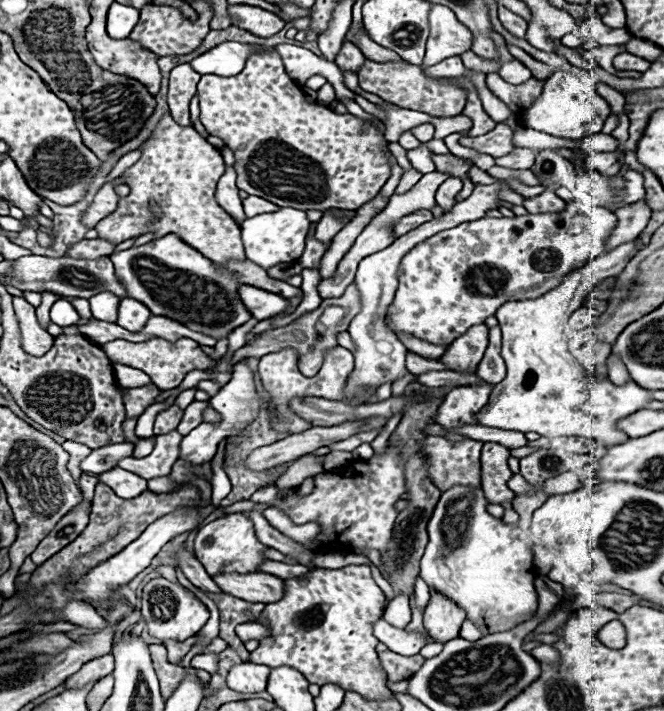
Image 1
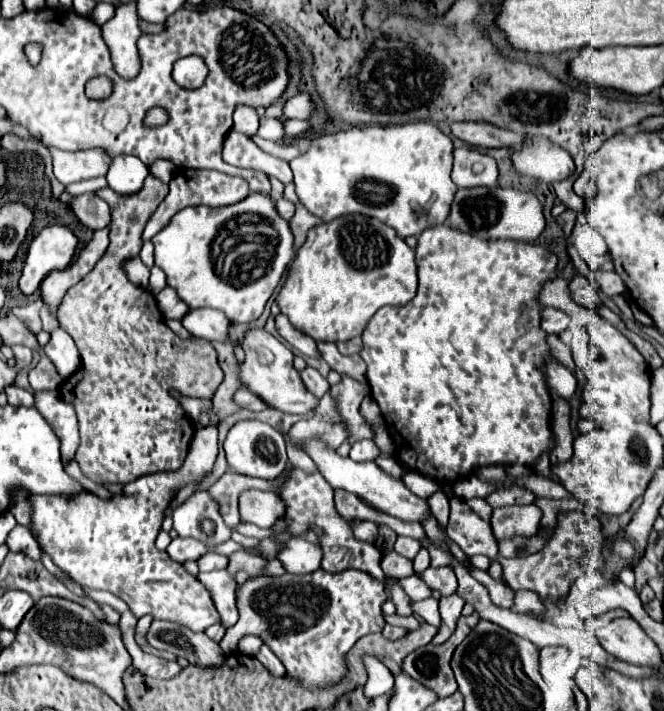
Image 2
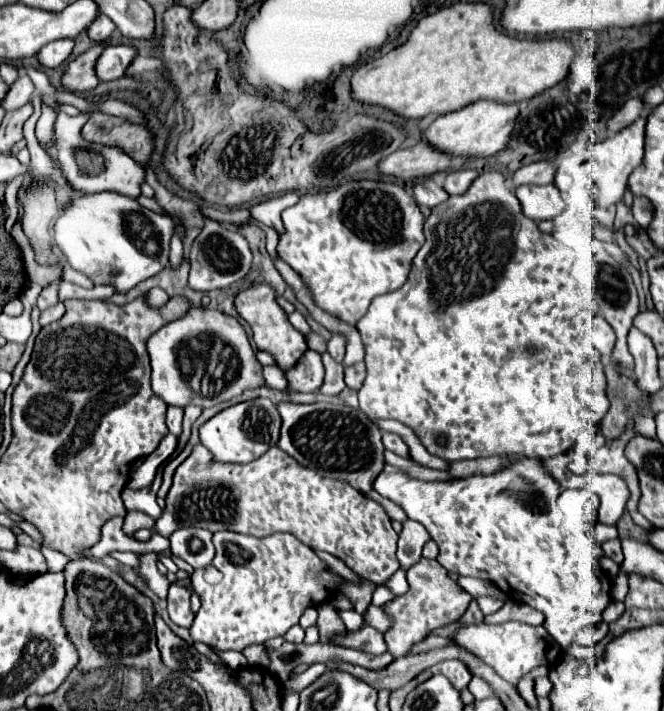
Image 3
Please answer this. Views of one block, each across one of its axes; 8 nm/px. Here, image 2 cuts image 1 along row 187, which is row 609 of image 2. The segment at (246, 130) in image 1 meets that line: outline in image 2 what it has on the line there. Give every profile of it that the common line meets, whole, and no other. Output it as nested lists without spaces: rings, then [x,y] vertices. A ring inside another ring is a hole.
[[[316,570],[310,574],[284,572],[282,576],[266,576],[266,574],[250,576],[238,588],[238,594],[236,594],[236,606],[240,612],[240,620],[232,628],[226,630],[226,636],[222,638],[220,646],[226,654],[236,652],[236,644],[240,642],[240,638],[254,634],[254,636],[262,638],[264,644],[268,644],[268,648],[282,660],[282,664],[286,666],[286,674],[292,680],[296,680],[298,686],[302,686],[310,692],[326,690],[326,688],[340,684],[346,678],[346,674],[348,674],[346,654],[350,652],[350,648],[362,636],[382,632],[382,628],[386,624],[382,604],[386,600],[390,600],[390,594],[386,592],[384,582],[376,580],[368,572],[360,572],[360,570],[342,570],[336,574]]]

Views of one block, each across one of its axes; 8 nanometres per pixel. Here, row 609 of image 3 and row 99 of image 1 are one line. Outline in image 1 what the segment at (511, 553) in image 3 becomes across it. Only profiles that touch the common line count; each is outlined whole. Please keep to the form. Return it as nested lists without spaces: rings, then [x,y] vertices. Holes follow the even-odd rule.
[[[556,70],[544,82],[542,94],[534,100],[534,104],[520,110],[520,120],[524,122],[524,126],[566,140],[584,140],[590,134],[602,132],[602,126],[608,116],[610,116],[610,106],[598,94],[598,90],[584,86],[578,76],[562,70]]]

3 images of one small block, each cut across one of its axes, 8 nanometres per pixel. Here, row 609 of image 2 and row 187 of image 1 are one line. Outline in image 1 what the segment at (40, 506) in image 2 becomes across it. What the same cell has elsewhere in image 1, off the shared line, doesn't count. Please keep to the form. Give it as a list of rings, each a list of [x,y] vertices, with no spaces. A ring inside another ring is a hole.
[[[170,114],[160,118],[150,138],[138,150],[142,152],[140,160],[120,174],[130,186],[130,194],[120,198],[118,208],[94,226],[98,238],[120,244],[148,232],[154,232],[154,238],[176,234],[212,262],[244,260],[240,226],[214,200],[214,188],[222,172],[226,172],[222,154],[192,126],[176,124]],[[150,202],[156,202],[160,208],[158,218],[154,218]]]

